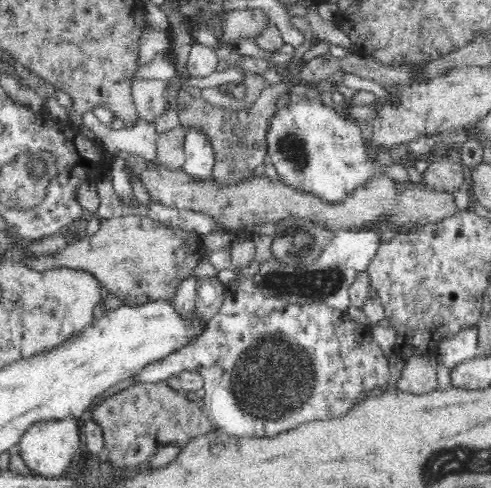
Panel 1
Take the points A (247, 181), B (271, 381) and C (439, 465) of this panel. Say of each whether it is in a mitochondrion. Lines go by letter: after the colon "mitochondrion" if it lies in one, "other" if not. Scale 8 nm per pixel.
A: other
B: mitochondrion
C: mitochondrion

